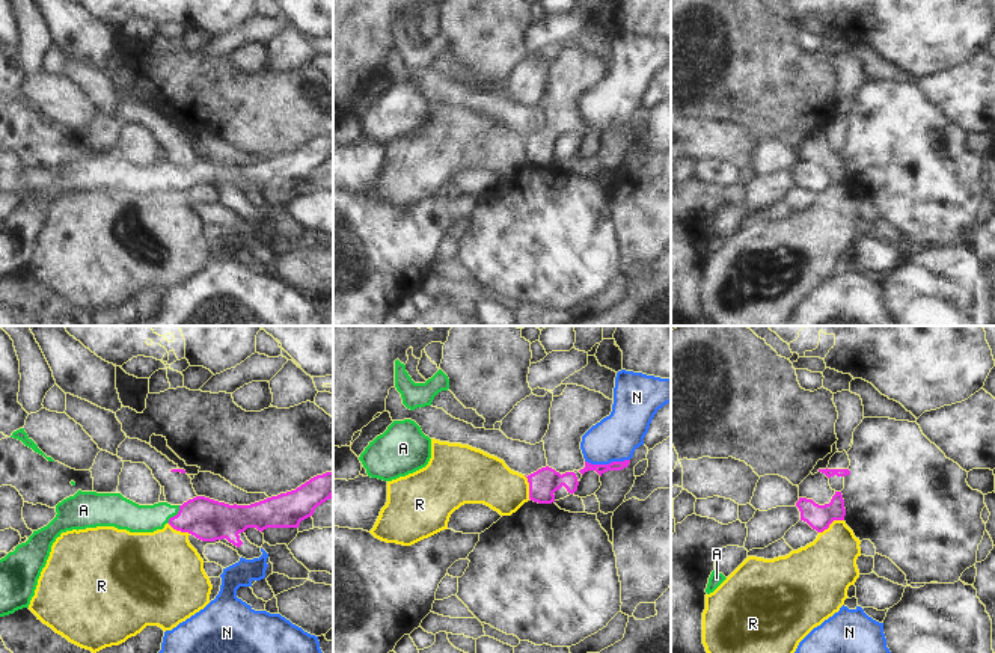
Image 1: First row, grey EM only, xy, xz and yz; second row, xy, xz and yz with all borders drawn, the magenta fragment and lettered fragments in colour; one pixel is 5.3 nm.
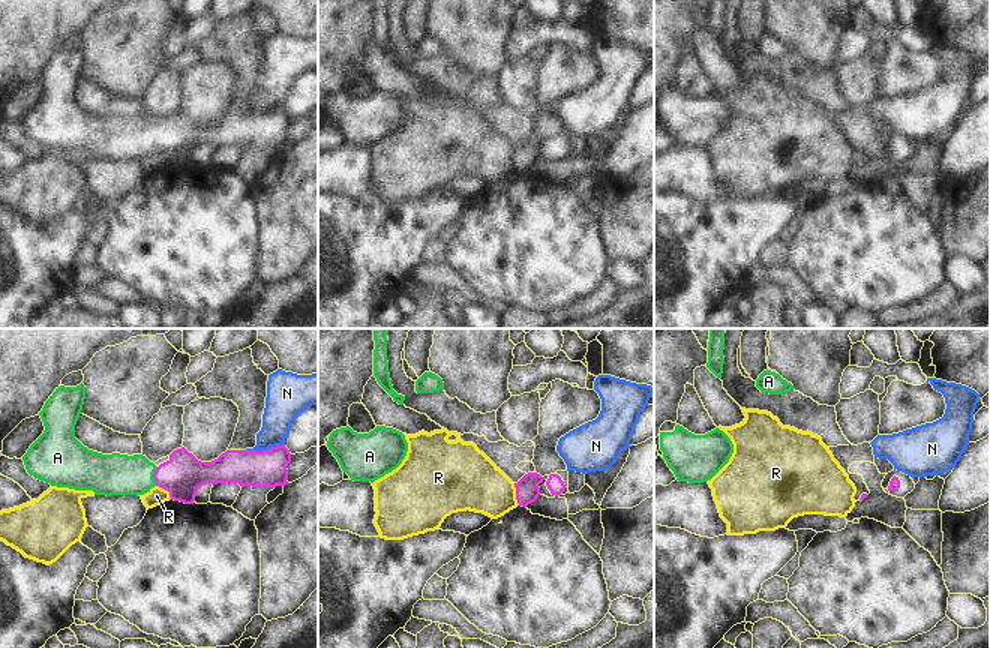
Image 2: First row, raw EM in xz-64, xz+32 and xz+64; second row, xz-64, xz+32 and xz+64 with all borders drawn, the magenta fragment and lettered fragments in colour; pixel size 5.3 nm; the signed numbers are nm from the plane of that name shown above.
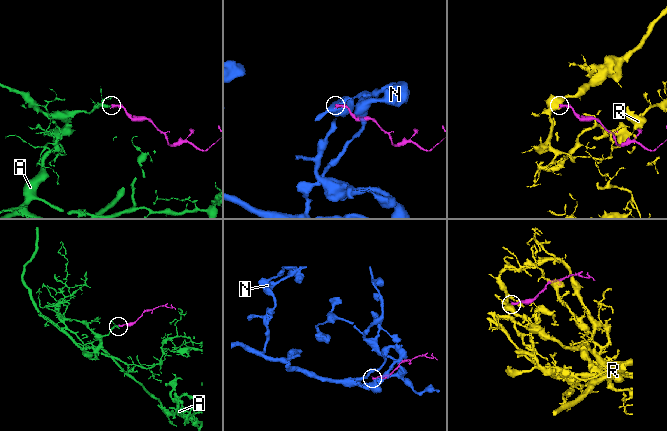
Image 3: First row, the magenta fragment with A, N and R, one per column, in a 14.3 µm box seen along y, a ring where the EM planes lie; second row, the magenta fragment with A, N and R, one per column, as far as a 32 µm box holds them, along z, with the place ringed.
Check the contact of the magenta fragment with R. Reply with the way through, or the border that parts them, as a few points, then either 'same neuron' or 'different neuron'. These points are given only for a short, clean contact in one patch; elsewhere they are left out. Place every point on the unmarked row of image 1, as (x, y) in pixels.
along yz (843, 181), (835, 181), (819, 195) | different neuron

